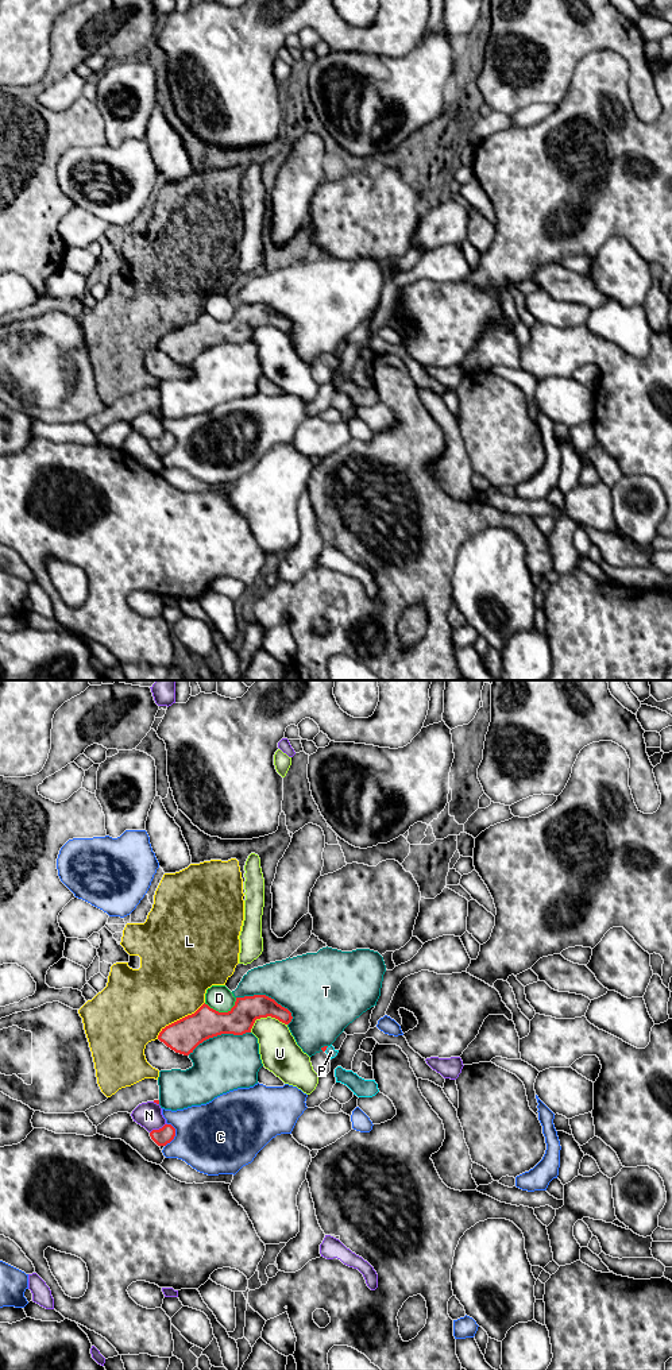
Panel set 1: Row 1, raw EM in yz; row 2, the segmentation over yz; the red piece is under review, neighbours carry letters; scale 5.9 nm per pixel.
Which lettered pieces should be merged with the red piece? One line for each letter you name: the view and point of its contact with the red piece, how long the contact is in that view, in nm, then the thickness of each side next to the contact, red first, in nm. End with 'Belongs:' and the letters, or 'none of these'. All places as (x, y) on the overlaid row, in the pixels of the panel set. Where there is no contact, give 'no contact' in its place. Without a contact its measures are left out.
P: meets red in yz at (325, 1049); contact 40 nm long; 20 nm thick on the red side, 60 nm on the other
Belongs: P

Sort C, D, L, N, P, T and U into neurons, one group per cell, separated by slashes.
C / D / L / N / P / T / U

